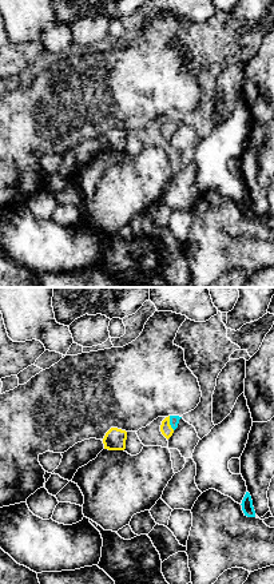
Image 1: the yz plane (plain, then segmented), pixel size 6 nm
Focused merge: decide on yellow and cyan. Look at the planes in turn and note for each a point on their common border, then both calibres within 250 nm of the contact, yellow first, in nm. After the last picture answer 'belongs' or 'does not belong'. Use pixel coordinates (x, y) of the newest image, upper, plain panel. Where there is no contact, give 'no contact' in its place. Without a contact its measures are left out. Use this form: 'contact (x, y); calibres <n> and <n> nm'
contact (169, 123); calibres 70 and 60 nm

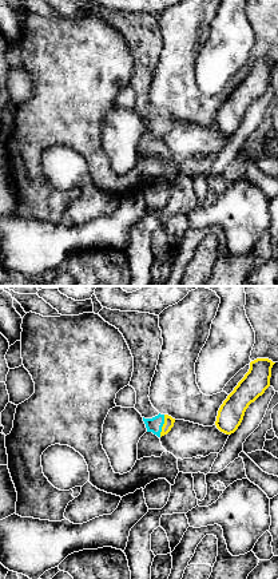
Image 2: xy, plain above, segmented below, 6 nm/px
contact (163, 126); calibres 60 and 90 nm

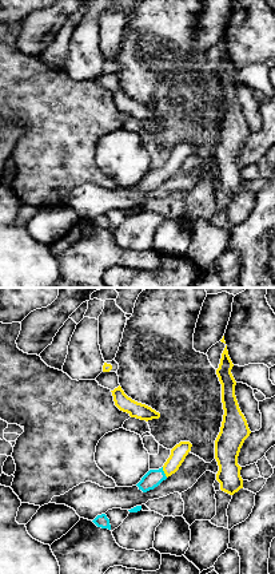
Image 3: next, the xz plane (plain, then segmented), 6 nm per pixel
contact (164, 173); calibres 100 and 100 nm

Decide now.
belongs

